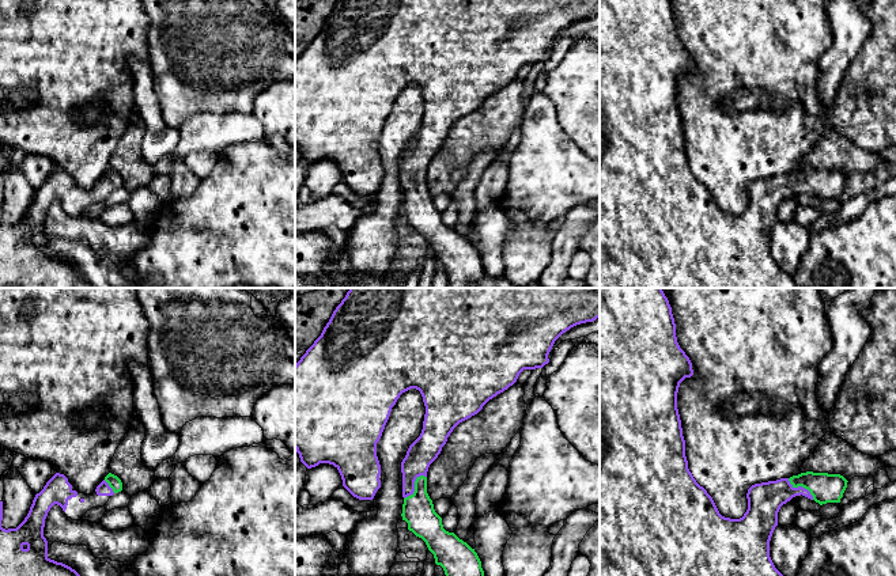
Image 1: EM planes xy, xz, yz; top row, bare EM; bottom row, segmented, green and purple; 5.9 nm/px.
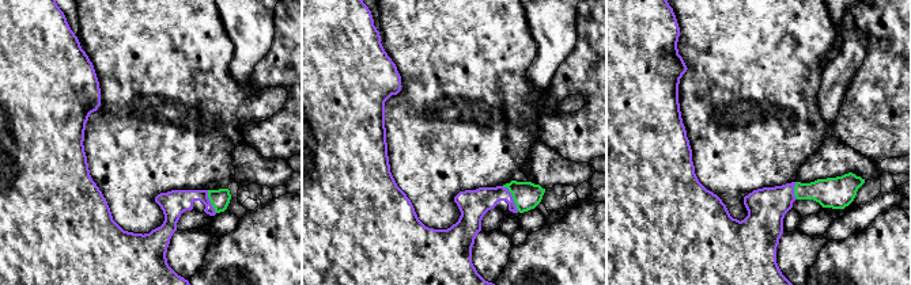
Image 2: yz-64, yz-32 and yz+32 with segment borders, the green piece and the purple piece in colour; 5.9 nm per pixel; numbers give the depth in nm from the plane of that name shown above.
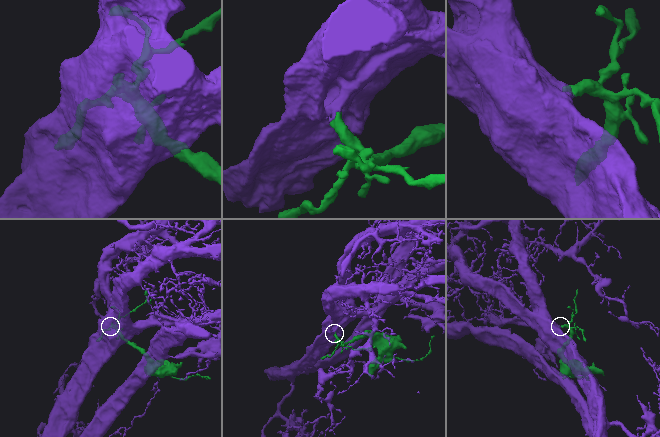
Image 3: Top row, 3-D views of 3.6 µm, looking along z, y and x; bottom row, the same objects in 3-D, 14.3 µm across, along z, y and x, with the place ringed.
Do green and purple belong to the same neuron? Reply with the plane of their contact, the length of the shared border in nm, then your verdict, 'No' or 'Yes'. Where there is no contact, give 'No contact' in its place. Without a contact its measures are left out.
Touches green in xz. Shared border 190 nm. Yes

